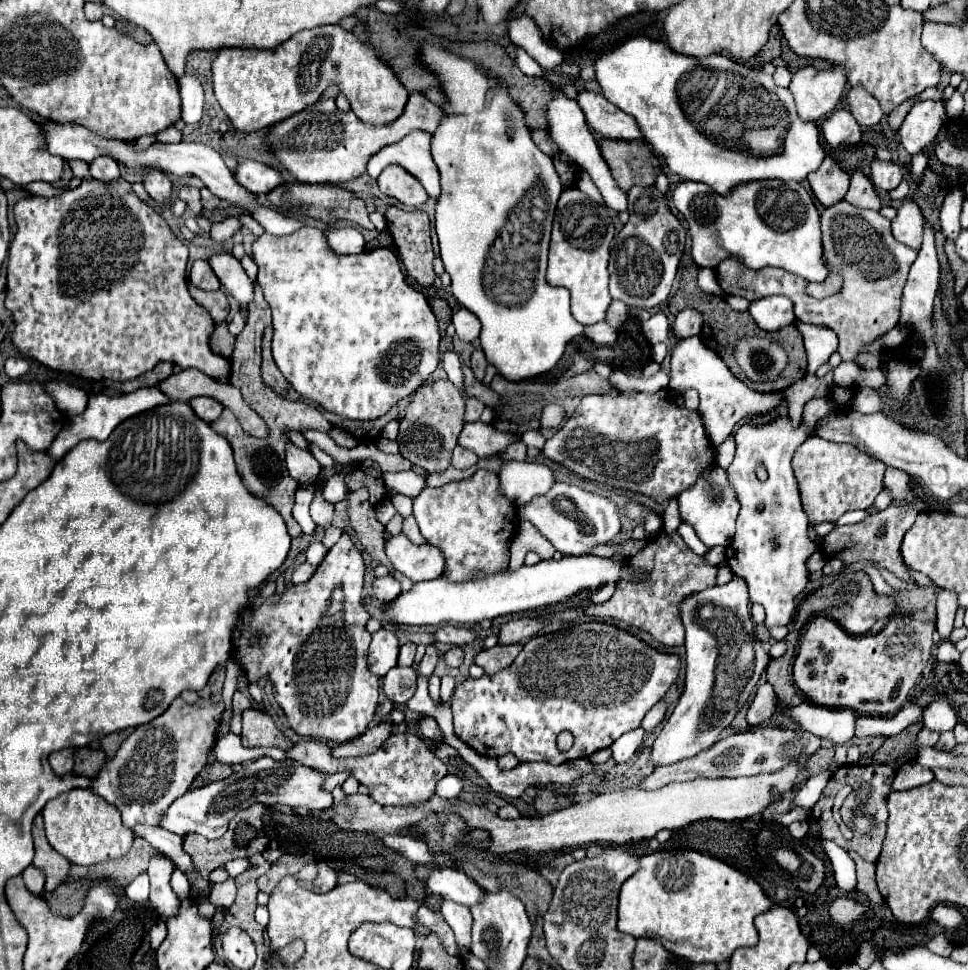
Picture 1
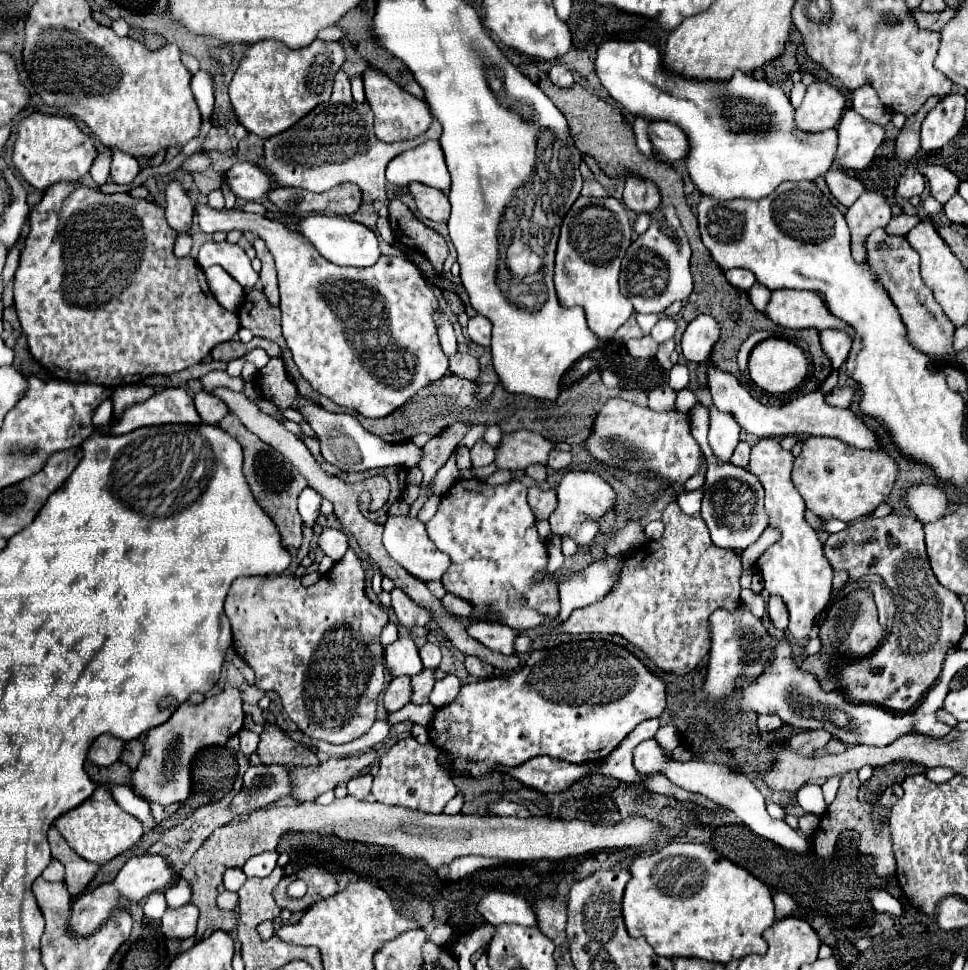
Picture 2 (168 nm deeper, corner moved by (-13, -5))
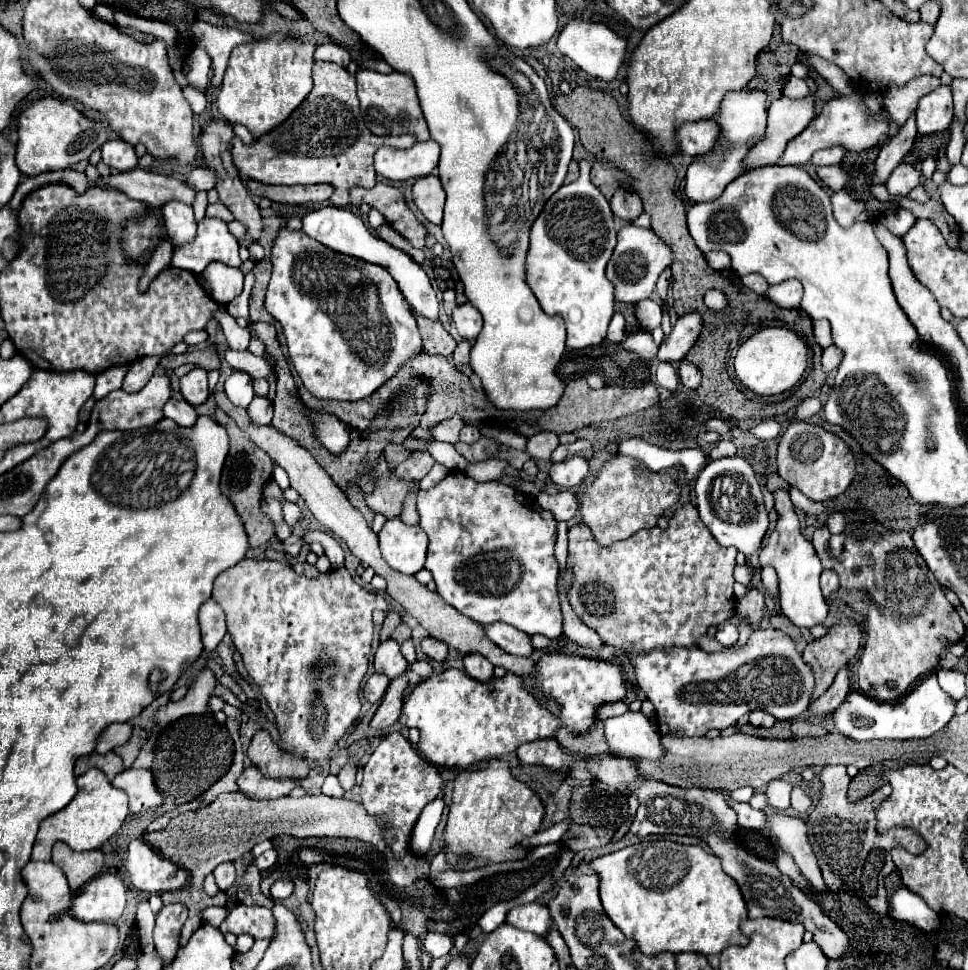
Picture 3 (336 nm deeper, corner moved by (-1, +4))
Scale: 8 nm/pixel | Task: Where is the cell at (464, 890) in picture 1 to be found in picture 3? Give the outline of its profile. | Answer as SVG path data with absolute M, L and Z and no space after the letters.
M532 901L532 903L524 903L524 905L514 905L506 913L506 923L544 937L548 927L552 925L552 919L550 919L550 911L546 909L546 905Z

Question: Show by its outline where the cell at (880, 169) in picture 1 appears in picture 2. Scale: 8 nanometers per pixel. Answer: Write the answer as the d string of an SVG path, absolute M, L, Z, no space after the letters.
M908 166L906 172L898 180L896 196L908 200L912 196L920 196L924 192L924 188L926 188L926 178L914 166Z

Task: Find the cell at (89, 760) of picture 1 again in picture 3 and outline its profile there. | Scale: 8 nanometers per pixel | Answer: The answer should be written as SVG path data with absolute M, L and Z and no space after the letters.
M110 751L110 753L106 753L106 755L90 753L90 755L84 755L84 757L80 757L80 759L76 761L76 771L74 771L74 773L76 773L76 775L82 775L82 773L86 773L86 771L92 769L92 767L104 771L106 777L108 777L108 781L112 781L114 775L122 773L124 763L122 763L122 759L120 759L114 751Z

